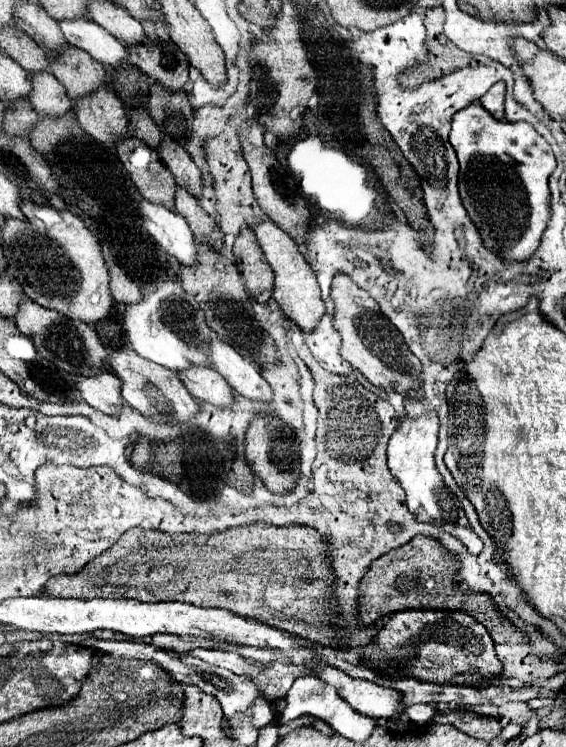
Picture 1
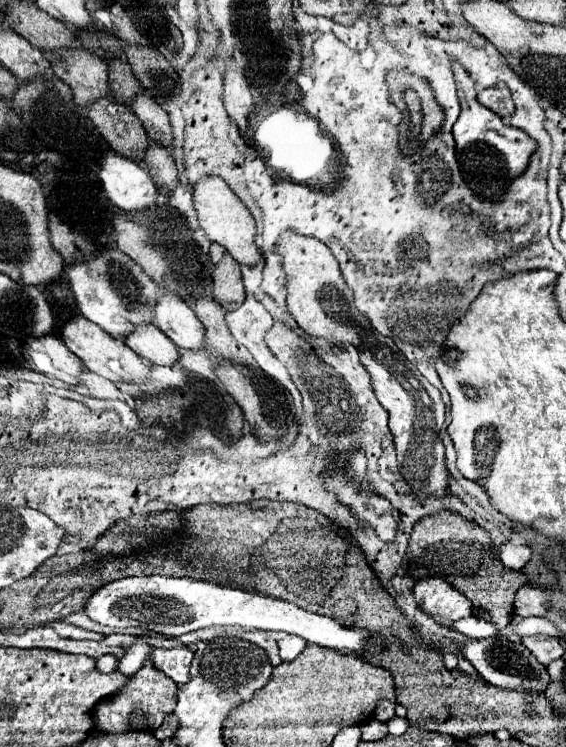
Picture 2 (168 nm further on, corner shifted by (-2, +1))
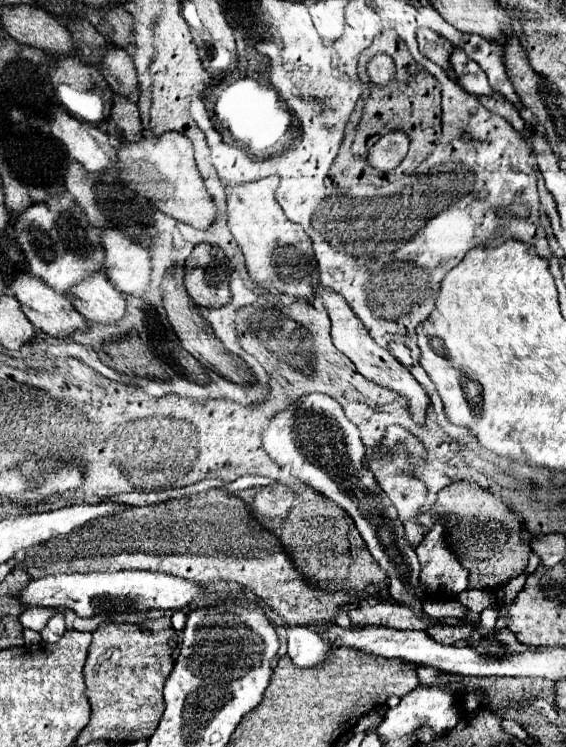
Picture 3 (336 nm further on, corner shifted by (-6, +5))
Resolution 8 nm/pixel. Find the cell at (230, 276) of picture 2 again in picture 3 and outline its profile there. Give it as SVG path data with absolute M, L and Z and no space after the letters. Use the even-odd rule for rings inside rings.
M200 243L186 259L184 287L200 307L222 307L232 299L228 261L214 249L210 243Z

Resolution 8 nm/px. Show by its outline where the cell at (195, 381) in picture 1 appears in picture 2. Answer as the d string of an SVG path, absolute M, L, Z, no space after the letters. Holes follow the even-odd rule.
M140 325L138 331L126 339L126 345L130 345L130 349L134 349L140 357L148 359L154 365L174 367L180 365L182 359L178 345L168 339L160 329L150 325Z

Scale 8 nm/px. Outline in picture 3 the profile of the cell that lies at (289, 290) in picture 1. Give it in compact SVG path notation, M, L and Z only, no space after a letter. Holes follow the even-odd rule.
M174 131L164 133L156 139L142 137L136 143L122 141L118 145L118 165L114 173L120 183L124 183L136 195L148 199L158 211L192 227L208 229L214 217L214 205L200 173L196 171L192 153L194 151L190 141Z

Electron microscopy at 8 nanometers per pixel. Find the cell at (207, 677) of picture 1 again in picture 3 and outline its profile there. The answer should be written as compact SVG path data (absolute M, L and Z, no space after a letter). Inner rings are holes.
M28 607L28 609L22 611L22 615L18 617L18 621L20 621L20 625L24 629L40 631L46 625L48 617L50 617L50 609L46 609L46 607L44 609L42 607Z

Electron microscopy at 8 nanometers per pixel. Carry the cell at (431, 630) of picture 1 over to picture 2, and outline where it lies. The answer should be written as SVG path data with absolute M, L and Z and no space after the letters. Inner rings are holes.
M426 579L412 589L416 607L432 617L442 617L442 627L452 629L452 623L472 615L470 601L452 585L438 579Z

